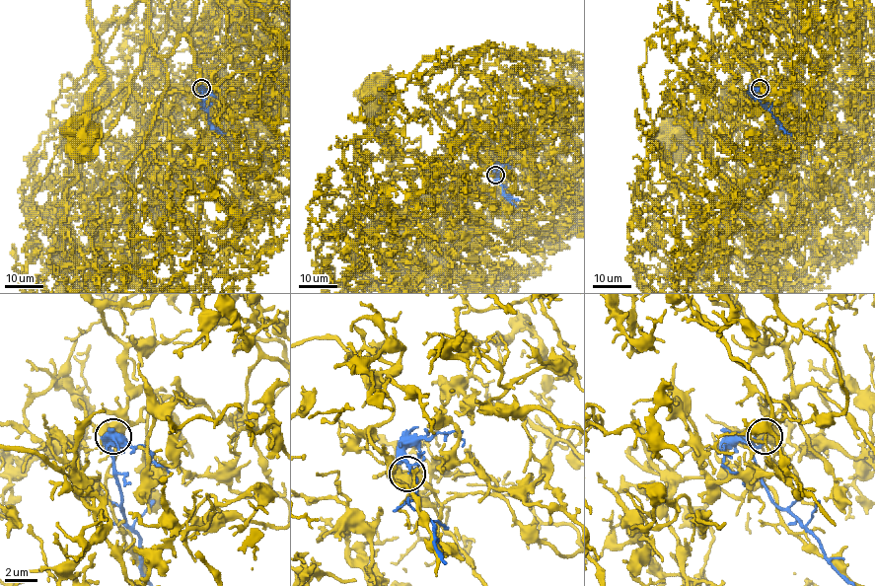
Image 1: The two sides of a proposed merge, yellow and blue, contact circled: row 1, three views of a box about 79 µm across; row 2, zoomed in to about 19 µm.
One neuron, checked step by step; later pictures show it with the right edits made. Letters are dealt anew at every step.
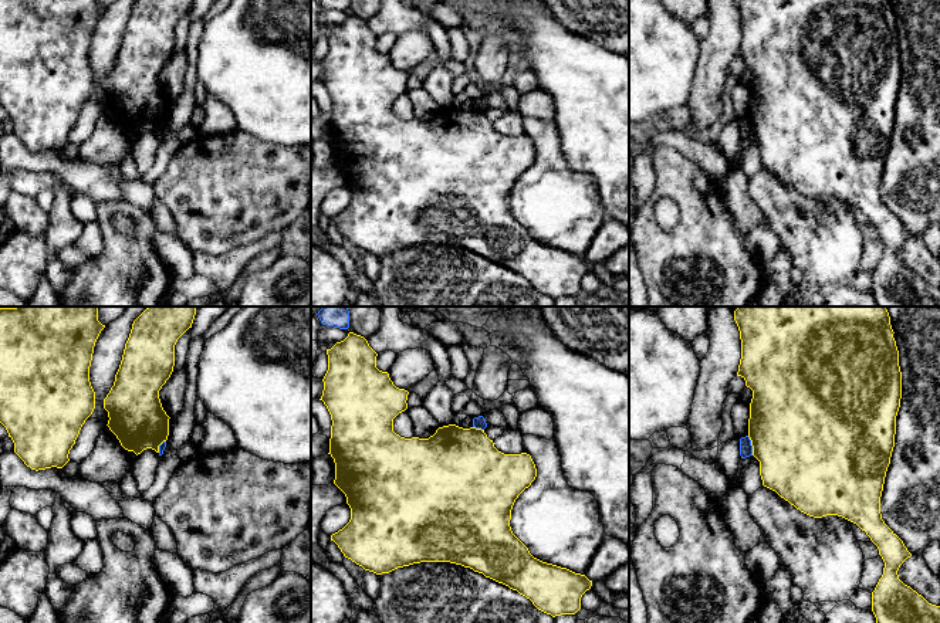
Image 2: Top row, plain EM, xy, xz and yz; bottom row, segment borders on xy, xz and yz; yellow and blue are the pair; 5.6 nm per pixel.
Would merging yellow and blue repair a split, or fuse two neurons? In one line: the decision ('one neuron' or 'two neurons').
two neurons

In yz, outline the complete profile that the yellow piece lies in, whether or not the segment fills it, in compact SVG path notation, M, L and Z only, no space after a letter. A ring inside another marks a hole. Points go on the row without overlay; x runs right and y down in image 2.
M734 0L741 21L741 41L737 58L745 62L753 72L748 101L748 119L753 138L760 143L763 167L775 173L801 194L822 200L838 197L856 206L878 228L885 244L883 257L872 274L872 294L878 307L940 307L940 288L929 285L922 277L905 267L897 257L900 247L912 238L903 223L885 206L880 196L880 179L885 159L895 129L896 98L902 81L902 54L899 48L899 33L893 20L890 0Z

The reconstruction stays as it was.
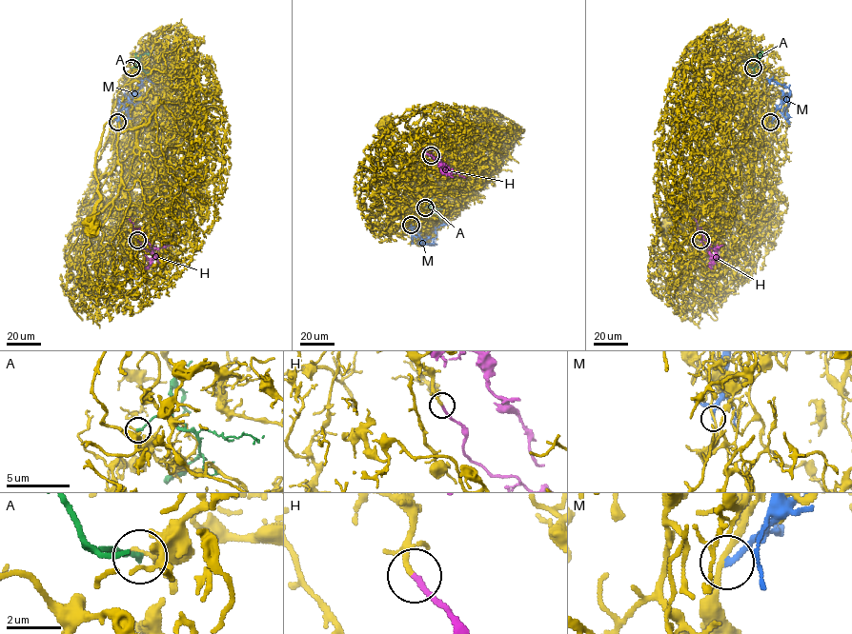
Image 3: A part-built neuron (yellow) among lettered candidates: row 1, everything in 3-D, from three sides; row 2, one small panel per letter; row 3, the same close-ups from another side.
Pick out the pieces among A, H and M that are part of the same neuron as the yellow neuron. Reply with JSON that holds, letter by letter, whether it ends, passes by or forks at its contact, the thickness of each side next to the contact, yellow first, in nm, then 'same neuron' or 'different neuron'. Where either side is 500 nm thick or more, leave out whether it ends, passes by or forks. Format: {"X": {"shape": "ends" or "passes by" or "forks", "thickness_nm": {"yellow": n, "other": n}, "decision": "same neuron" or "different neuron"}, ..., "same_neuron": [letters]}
{"A": {"shape": "ends", "thickness_nm": {"yellow": 360, "other": 220}, "decision": "different neuron"}, "H": {"shape": "ends", "thickness_nm": {"yellow": 200, "other": 200}, "decision": "same neuron"}, "M": {"shape": "ends", "thickness_nm": {"yellow": 180, "other": 240}, "decision": "different neuron"}, "same_neuron": ["H"]}

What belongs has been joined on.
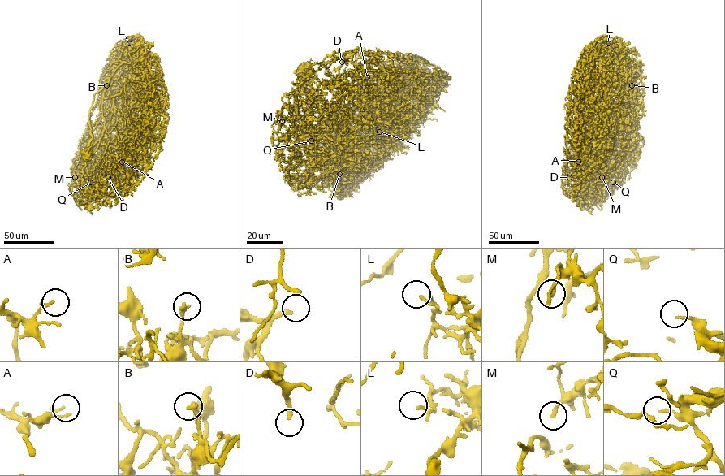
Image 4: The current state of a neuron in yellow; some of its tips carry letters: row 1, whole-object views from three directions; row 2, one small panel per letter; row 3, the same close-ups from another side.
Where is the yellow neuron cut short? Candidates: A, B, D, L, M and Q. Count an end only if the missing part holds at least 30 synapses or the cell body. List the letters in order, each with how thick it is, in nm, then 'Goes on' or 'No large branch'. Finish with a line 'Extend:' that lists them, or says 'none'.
A: Thickness 150 nm. No large branch
B: Thickness 240 nm. No large branch
D: Thickness 200 nm. Goes on
L: Thickness 200 nm. Goes on
M: Thickness 140 nm. No large branch
Q: Thickness 130 nm. No large branch
Extend: D, L

